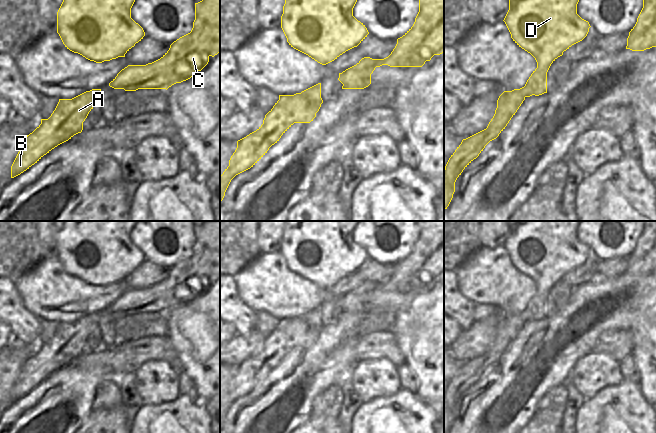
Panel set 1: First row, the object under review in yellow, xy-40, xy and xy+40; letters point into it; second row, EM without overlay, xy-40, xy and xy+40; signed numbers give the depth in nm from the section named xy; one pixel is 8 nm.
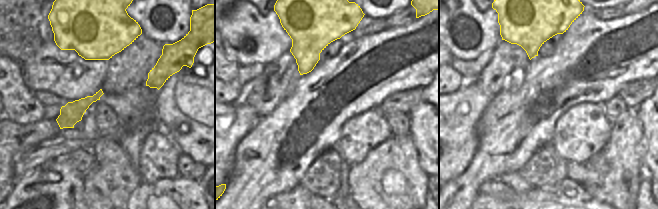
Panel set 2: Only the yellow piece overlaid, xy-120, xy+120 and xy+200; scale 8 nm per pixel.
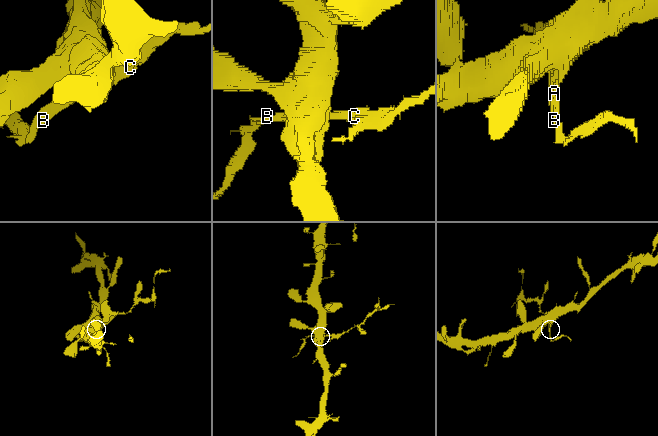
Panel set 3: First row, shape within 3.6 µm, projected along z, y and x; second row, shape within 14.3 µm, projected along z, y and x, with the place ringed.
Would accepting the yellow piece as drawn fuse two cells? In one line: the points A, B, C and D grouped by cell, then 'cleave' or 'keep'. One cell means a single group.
A B C / D; cleave

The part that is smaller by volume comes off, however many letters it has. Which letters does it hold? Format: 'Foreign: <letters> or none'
Foreign: A, B, C

